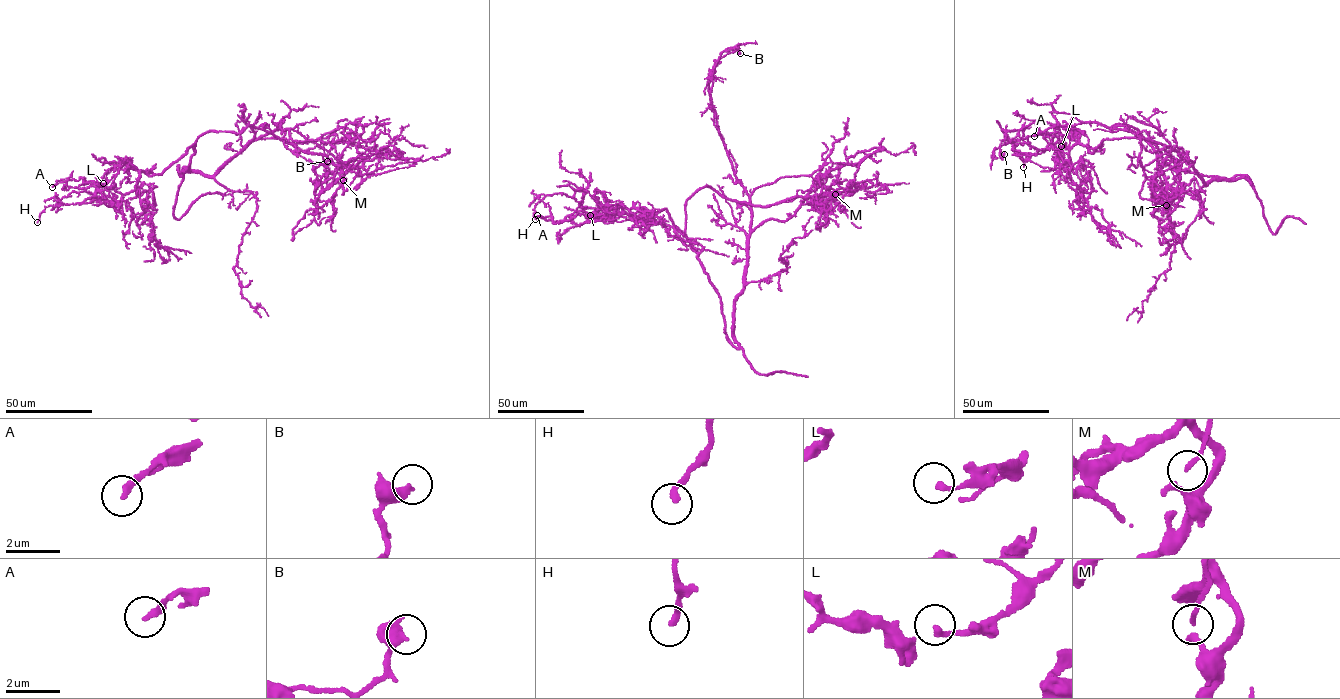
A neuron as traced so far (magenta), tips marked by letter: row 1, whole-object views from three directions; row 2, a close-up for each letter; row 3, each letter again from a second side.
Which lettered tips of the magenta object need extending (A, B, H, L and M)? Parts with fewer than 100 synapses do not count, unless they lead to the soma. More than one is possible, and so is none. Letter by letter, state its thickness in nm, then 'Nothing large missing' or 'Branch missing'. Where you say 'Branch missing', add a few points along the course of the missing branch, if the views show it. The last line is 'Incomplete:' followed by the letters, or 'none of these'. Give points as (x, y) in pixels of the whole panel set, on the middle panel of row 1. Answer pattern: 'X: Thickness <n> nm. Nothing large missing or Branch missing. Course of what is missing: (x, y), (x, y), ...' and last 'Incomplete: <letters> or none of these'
A: Thickness 240 nm. Nothing large missing
B: Thickness 360 nm. Nothing large missing
H: Thickness 200 nm. Nothing large missing
L: Thickness 180 nm. Nothing large missing
M: Thickness 150 nm. Nothing large missing
Incomplete: none of these

